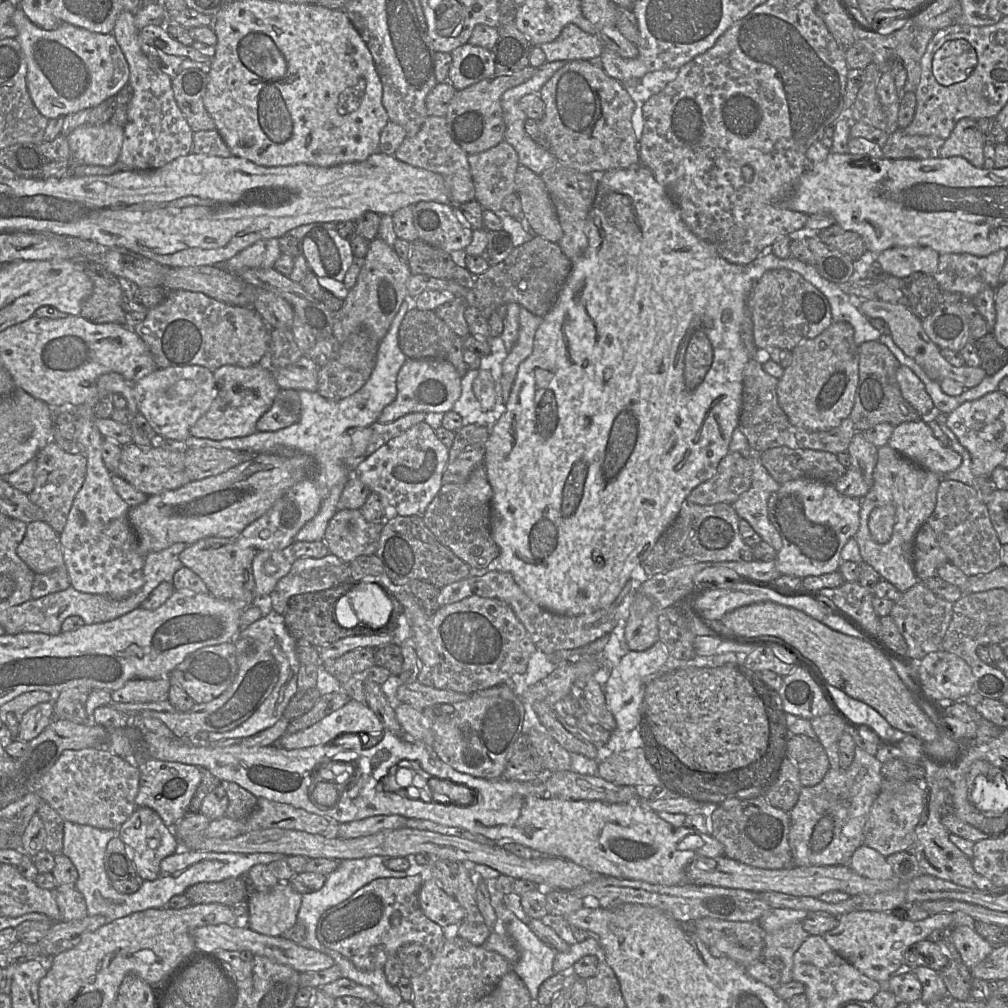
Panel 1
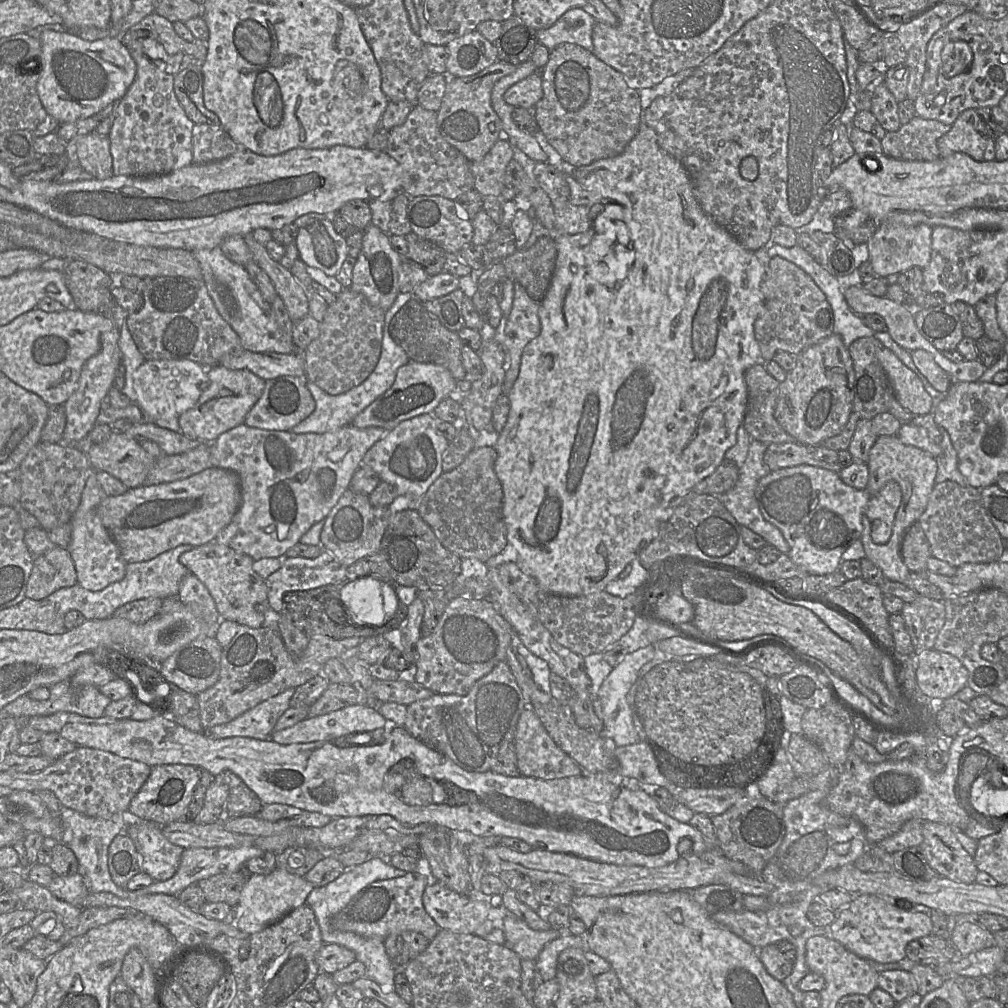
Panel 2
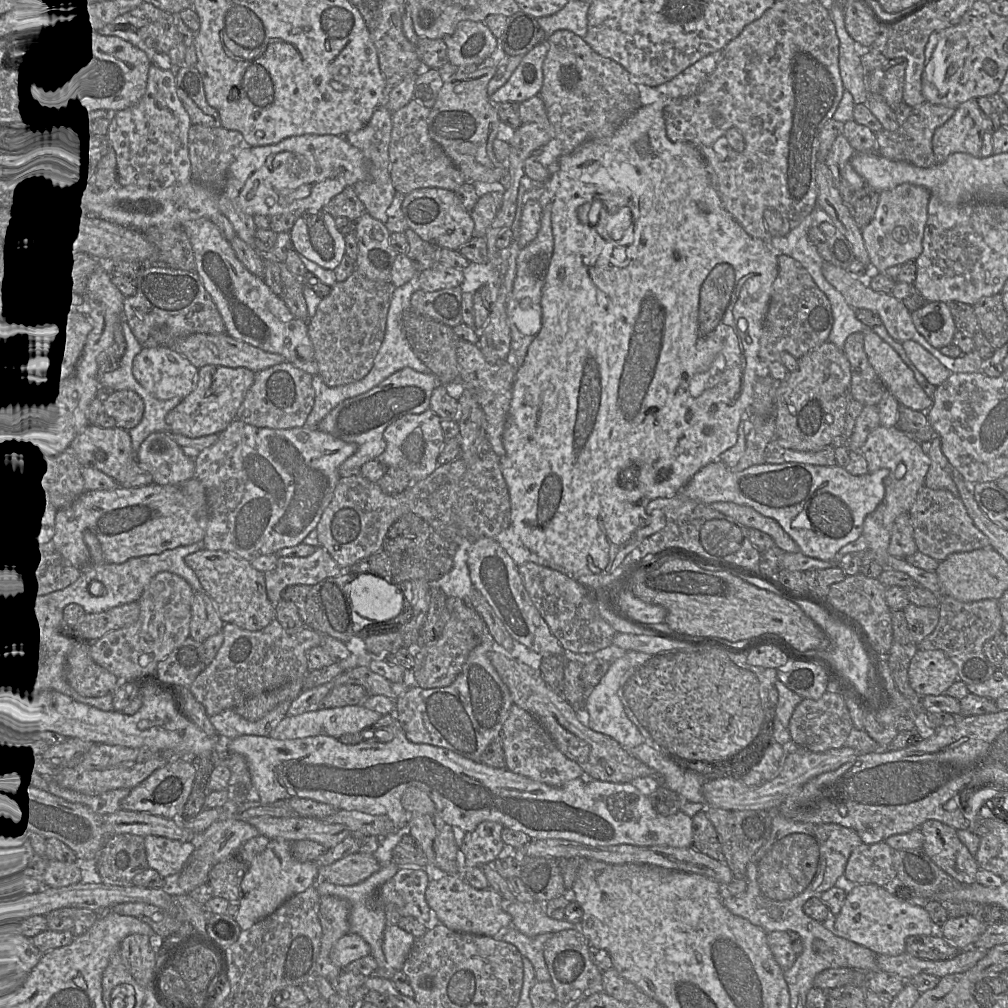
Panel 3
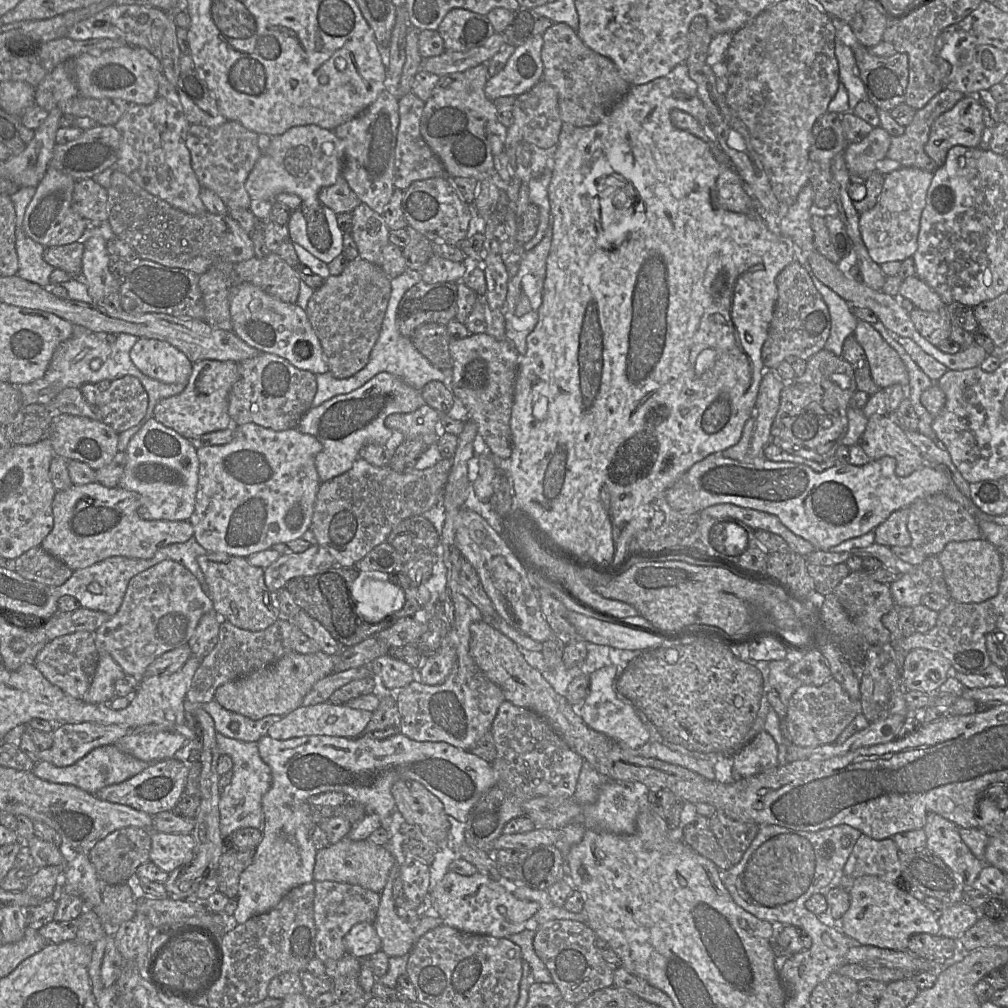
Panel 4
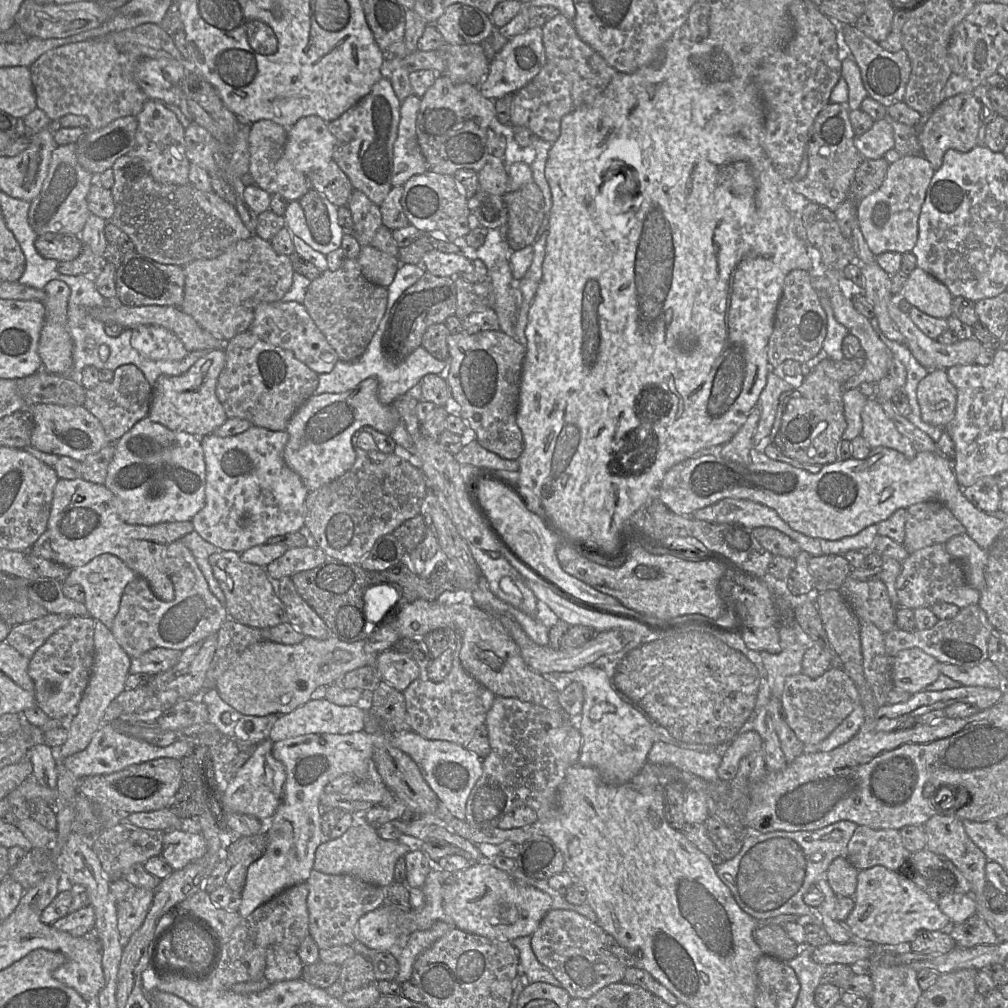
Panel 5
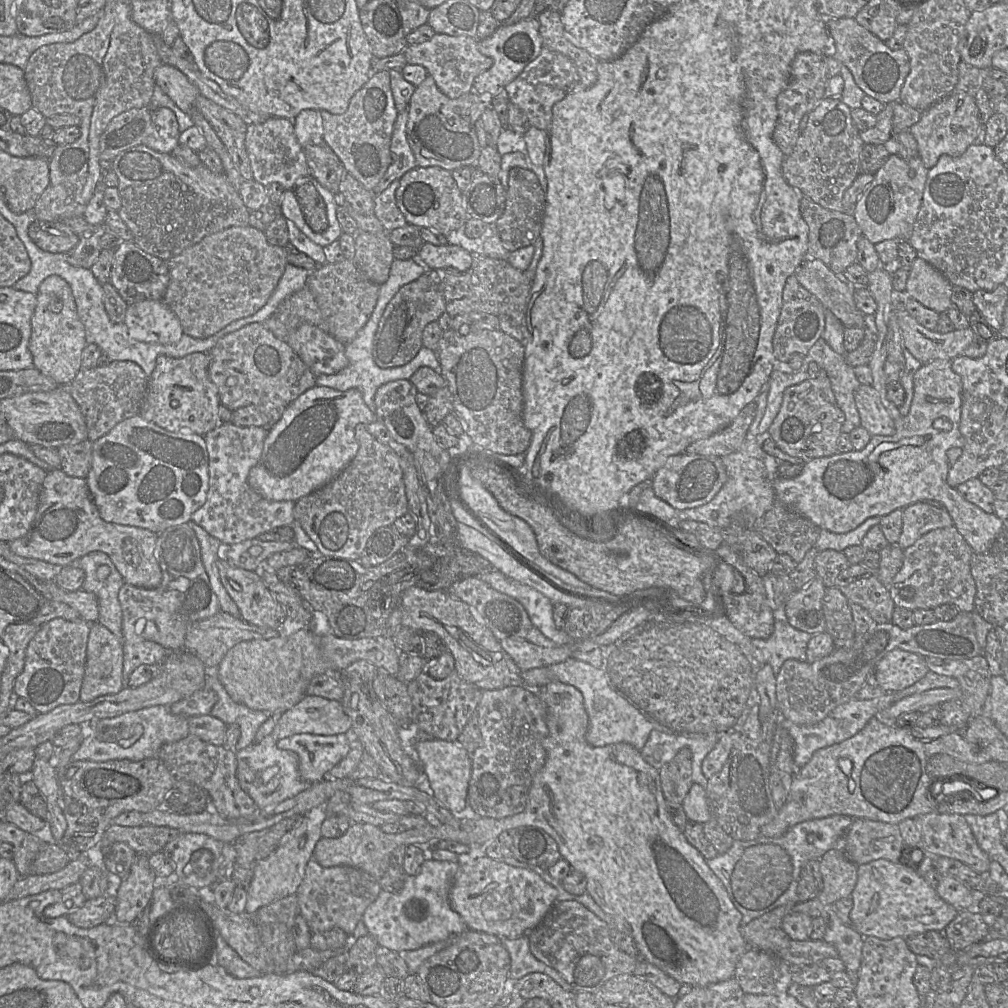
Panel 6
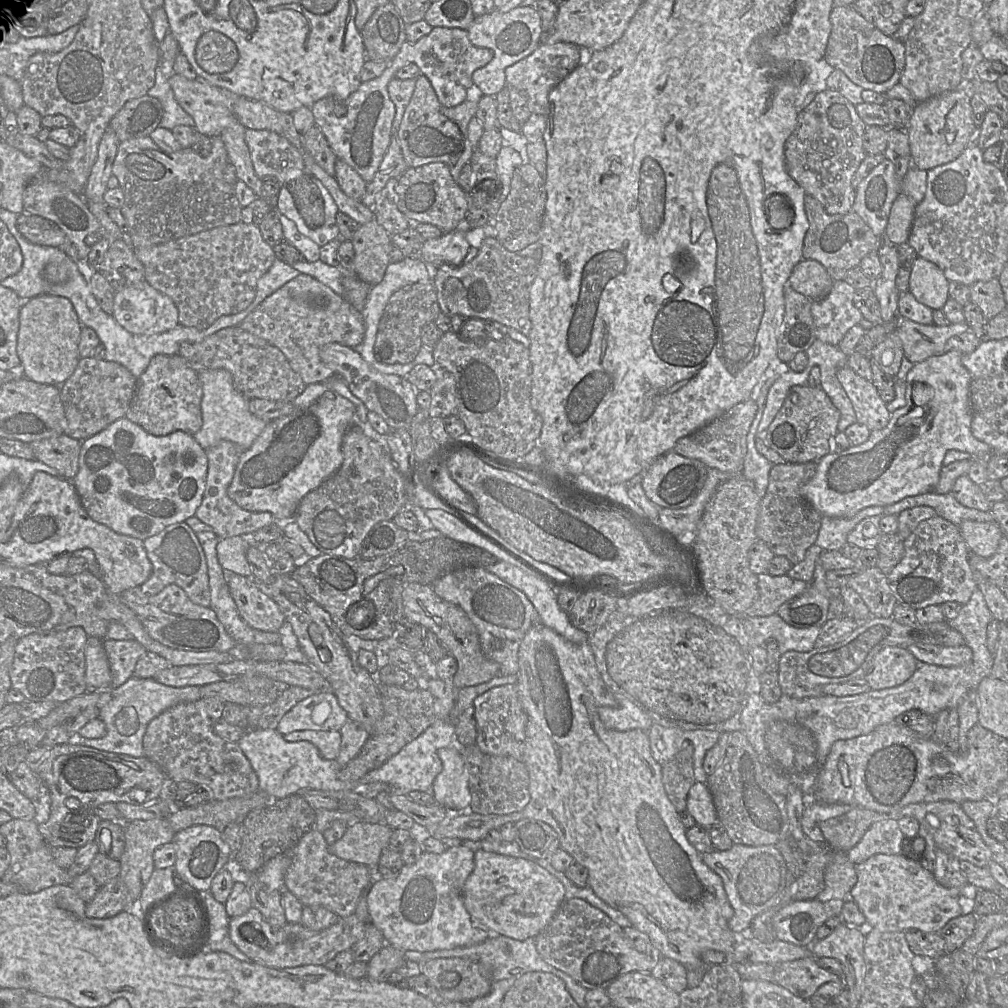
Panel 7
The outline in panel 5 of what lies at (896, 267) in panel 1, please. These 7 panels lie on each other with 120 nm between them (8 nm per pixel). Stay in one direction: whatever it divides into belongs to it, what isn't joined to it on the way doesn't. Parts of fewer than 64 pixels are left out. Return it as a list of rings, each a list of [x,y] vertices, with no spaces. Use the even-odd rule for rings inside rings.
[[[921,155],[901,156],[889,164],[882,185],[857,203],[857,220],[863,237],[877,256],[884,252],[911,252],[918,239],[918,221],[926,191],[935,170]]]

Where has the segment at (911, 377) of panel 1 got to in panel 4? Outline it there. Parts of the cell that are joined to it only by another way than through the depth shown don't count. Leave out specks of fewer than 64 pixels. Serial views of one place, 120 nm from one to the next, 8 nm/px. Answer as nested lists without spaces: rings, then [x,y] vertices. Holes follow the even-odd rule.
[[[858,320],[853,335],[864,349],[874,382],[881,389],[899,384],[906,390],[907,397],[908,371],[898,353],[871,323]]]

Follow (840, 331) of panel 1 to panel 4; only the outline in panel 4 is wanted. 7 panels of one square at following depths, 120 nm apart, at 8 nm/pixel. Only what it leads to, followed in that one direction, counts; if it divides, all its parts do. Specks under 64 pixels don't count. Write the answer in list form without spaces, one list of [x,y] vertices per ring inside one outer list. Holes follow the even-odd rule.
[[[823,348],[806,362],[803,375],[784,381],[779,409],[771,427],[771,443],[789,454],[815,462],[835,457],[847,431],[847,409],[856,391],[850,363]]]

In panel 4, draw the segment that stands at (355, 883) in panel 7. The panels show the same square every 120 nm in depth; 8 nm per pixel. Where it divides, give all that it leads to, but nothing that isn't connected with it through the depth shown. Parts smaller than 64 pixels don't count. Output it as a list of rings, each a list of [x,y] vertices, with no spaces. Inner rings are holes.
[[[314,881],[315,957],[322,962],[339,959],[346,954],[343,938],[357,923],[373,923],[380,903],[380,894],[359,885],[333,881]]]

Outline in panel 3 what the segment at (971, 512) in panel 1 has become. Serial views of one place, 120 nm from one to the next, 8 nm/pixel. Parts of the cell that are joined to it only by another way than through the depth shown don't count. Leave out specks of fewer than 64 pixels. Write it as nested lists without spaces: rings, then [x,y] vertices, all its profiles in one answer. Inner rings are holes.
[[[924,485],[908,514],[917,550],[937,561],[953,553],[991,547],[988,538],[974,525],[961,498],[948,490],[931,489]]]

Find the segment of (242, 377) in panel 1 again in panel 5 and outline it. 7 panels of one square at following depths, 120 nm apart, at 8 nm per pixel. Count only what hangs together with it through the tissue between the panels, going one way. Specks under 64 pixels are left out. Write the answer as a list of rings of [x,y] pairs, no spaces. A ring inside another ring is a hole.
[[[223,349],[209,351],[182,375],[158,377],[152,390],[148,417],[175,432],[187,432],[198,438],[213,433],[227,419],[216,395],[218,377],[226,363]]]

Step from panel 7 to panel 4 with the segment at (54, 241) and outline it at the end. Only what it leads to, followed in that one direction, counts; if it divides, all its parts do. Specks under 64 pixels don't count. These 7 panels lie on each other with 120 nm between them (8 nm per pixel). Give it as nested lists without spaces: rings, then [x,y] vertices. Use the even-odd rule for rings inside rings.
[[[83,240],[62,246],[45,248],[44,260],[55,269],[61,269],[74,278],[79,278],[82,272],[82,257],[84,253]]]

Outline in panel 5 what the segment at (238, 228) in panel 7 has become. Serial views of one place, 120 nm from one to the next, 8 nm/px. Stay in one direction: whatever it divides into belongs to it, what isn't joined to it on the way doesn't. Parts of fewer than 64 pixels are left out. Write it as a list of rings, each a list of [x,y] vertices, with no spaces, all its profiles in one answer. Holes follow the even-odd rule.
[[[256,234],[236,242],[216,258],[195,260],[183,269],[185,287],[180,309],[223,341],[249,329],[259,304],[281,301],[292,286],[295,272],[289,256],[277,254],[269,241]]]

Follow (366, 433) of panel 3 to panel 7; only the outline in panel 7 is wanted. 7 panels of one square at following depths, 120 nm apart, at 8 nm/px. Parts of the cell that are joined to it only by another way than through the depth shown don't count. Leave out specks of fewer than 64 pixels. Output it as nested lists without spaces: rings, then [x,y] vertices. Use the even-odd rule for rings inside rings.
[[[322,382],[306,385],[292,403],[294,410],[291,414],[268,422],[251,447],[241,453],[227,491],[241,508],[251,512],[269,512],[276,522],[295,519],[302,498],[338,471],[343,462],[343,437],[356,425],[355,405]]]

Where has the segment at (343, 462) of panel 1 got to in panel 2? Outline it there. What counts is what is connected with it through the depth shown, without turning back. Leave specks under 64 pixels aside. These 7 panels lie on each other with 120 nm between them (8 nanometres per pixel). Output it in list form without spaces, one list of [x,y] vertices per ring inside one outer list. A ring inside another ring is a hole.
[[[399,293],[393,305],[385,311],[385,321],[383,326],[382,348],[378,363],[373,372],[360,385],[350,389],[349,391],[330,395],[319,388],[316,384],[308,381],[307,388],[310,391],[314,401],[314,411],[299,424],[294,426],[290,431],[296,434],[317,433],[322,434],[338,430],[342,427],[351,425],[353,419],[369,406],[375,399],[385,393],[394,383],[397,370],[410,362],[406,352],[393,340],[390,334],[389,326],[394,315],[413,298],[412,293]]]

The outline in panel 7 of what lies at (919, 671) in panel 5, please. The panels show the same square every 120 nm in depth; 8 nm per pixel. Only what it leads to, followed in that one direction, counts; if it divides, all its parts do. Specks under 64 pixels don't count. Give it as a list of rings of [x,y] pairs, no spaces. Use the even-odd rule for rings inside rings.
[[[890,646],[879,651],[864,679],[872,690],[899,686],[915,672],[917,659],[906,648]]]

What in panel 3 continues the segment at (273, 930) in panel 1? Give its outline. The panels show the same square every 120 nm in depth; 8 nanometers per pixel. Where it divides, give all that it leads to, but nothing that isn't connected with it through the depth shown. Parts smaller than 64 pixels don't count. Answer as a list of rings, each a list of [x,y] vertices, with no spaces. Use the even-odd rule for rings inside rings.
[[[270,840],[266,849],[248,865],[239,888],[239,909],[234,916],[241,930],[251,928],[259,920],[275,912],[288,898],[299,894],[321,879],[315,862],[300,863],[290,853],[291,842]]]

